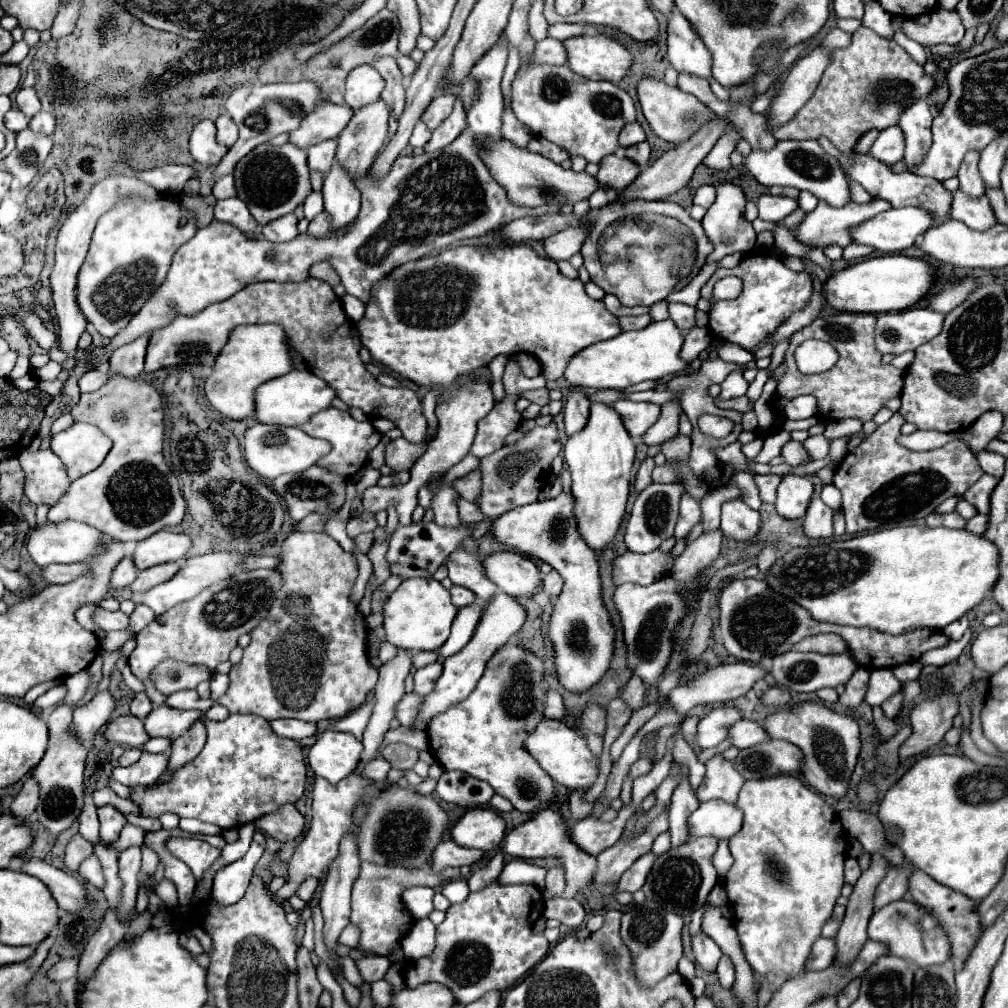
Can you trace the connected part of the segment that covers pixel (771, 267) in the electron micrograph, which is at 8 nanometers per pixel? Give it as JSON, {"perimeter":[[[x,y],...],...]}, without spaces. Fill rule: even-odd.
{"perimeter":[[[748,254],[736,268],[718,268],[712,278],[702,286],[702,298],[712,300],[712,306],[708,310],[708,328],[714,338],[726,340],[732,344],[738,344],[746,350],[768,338],[780,324],[784,324],[794,312],[802,310],[810,296],[812,296],[812,278],[808,272],[792,272],[784,266],[782,260],[764,256],[764,254]],[[736,276],[742,280],[742,292],[734,300],[714,302],[712,300],[712,288],[720,278]]]}

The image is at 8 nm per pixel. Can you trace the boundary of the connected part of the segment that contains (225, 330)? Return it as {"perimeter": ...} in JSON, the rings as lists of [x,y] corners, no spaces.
{"perimeter":[[[316,278],[302,282],[256,282],[236,292],[228,300],[210,304],[194,316],[176,316],[168,326],[152,332],[144,372],[178,364],[212,366],[234,326],[260,322],[280,324],[296,350],[304,356],[310,372],[328,382],[342,402],[364,410],[366,416],[388,418],[412,444],[426,440],[426,420],[422,416],[418,396],[408,388],[388,388],[376,382],[358,356],[360,342],[350,340],[348,336],[352,322],[346,318],[340,298],[326,282]]]}

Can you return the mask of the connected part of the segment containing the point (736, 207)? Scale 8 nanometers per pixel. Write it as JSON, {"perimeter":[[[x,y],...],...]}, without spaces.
{"perimeter":[[[720,184],[716,188],[716,202],[708,208],[706,216],[702,218],[702,228],[704,228],[706,236],[710,238],[710,242],[714,244],[714,250],[706,256],[706,264],[720,262],[728,254],[748,252],[748,250],[754,248],[756,232],[754,232],[752,224],[744,218],[744,204],[746,204],[746,196],[742,194],[742,190],[738,186],[734,186],[734,184]]]}

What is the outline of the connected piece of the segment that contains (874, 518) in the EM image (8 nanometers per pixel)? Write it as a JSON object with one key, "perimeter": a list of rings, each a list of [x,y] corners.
{"perimeter":[[[896,412],[840,462],[832,482],[842,492],[842,512],[846,510],[848,534],[878,530],[884,524],[910,518],[926,518],[946,498],[960,498],[984,474],[964,442],[948,442],[930,452],[914,452],[900,446],[898,438],[902,436],[900,428],[904,422],[900,412]]]}

